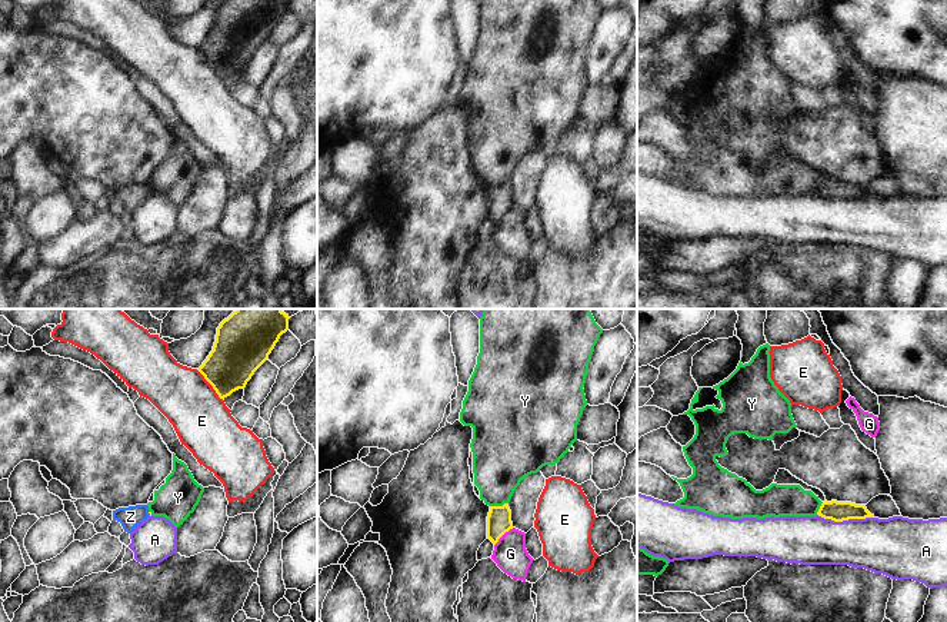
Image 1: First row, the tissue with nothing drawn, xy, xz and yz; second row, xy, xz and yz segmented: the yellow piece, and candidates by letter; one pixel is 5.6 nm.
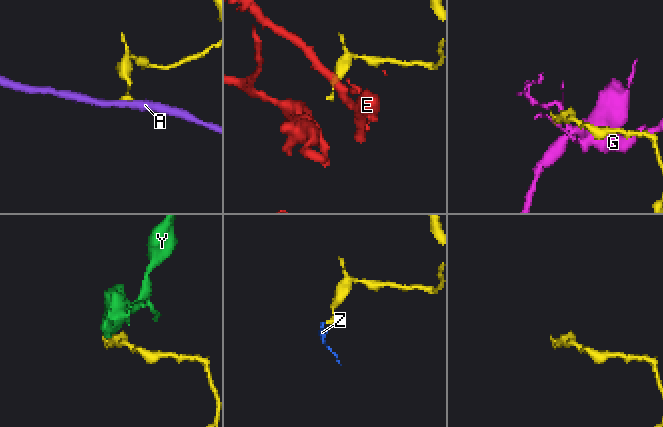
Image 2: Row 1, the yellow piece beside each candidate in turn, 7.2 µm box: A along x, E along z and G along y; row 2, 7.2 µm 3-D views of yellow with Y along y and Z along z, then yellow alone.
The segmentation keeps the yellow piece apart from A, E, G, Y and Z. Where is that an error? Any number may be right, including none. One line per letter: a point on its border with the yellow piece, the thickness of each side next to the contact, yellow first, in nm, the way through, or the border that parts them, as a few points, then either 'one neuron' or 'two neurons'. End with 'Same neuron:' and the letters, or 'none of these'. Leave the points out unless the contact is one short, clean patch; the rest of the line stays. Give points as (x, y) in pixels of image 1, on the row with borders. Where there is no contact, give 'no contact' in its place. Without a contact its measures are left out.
A: yz (846, 519) | 110/300 nm | along yz (817, 514), (834, 521), (873, 518) | two neurons
E: xy (210, 383) | 300/320 nm | two neurons
G: xz (503, 534) | 140/190 nm | two neurons
Y: xz (499, 506) | 140/320 nm | along xz (507, 502), (490, 506) | two neurons
Z: xy (149, 512) | 20/120 nm | across xy (149, 512), (139, 512), (130, 516) | one neuron
Same neuron: Z

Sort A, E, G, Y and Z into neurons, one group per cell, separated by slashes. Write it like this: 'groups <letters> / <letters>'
groups A / E / G / Y / Z

